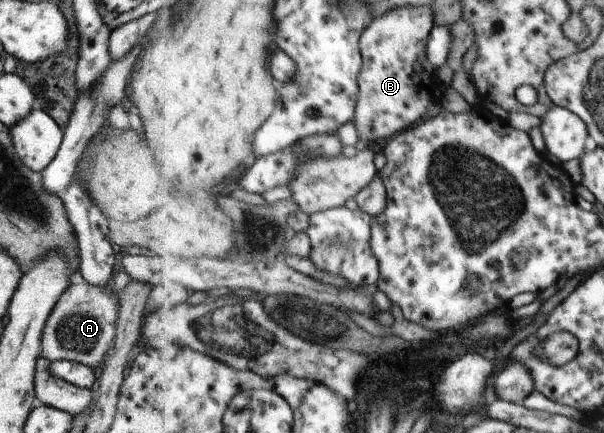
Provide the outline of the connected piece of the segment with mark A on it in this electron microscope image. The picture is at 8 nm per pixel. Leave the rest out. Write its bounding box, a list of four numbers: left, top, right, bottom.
[40,282,118,369]

